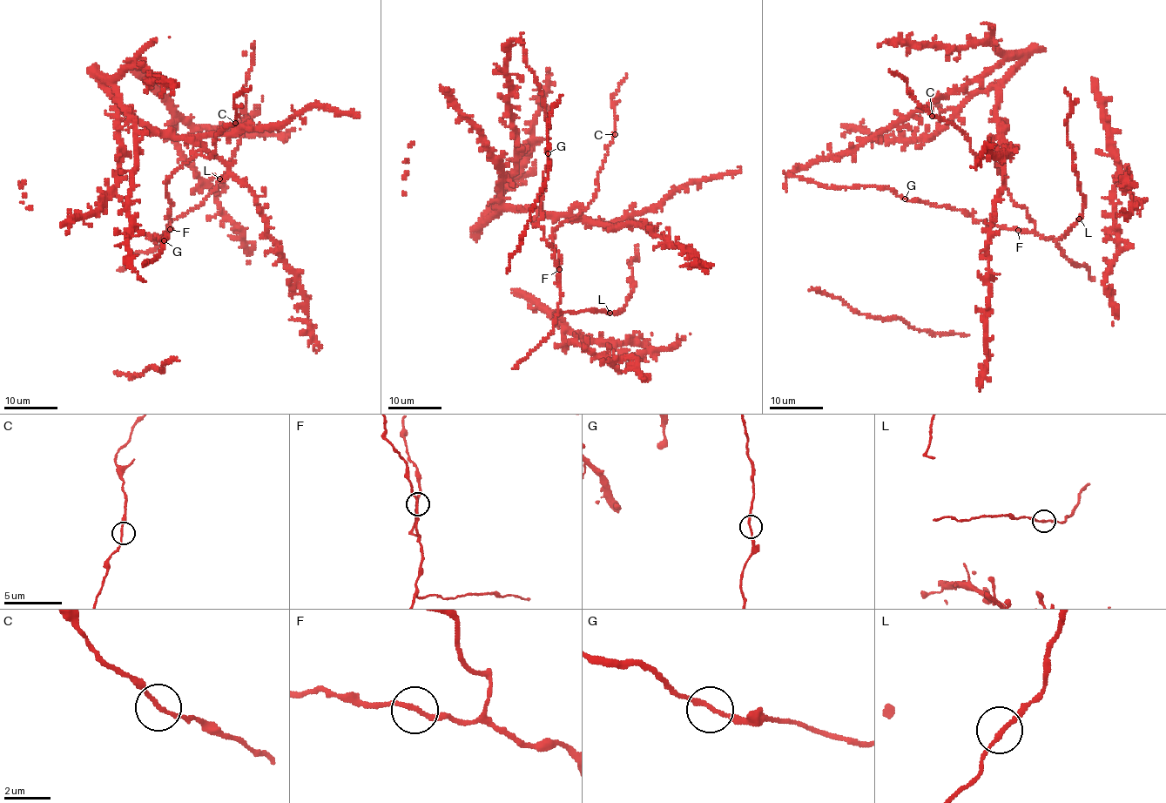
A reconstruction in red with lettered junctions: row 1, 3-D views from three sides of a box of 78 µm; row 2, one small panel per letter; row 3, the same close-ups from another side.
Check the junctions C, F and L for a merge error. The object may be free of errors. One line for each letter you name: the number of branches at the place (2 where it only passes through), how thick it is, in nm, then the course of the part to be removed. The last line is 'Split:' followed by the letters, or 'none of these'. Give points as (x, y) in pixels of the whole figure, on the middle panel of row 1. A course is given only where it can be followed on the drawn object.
Split: none of these

